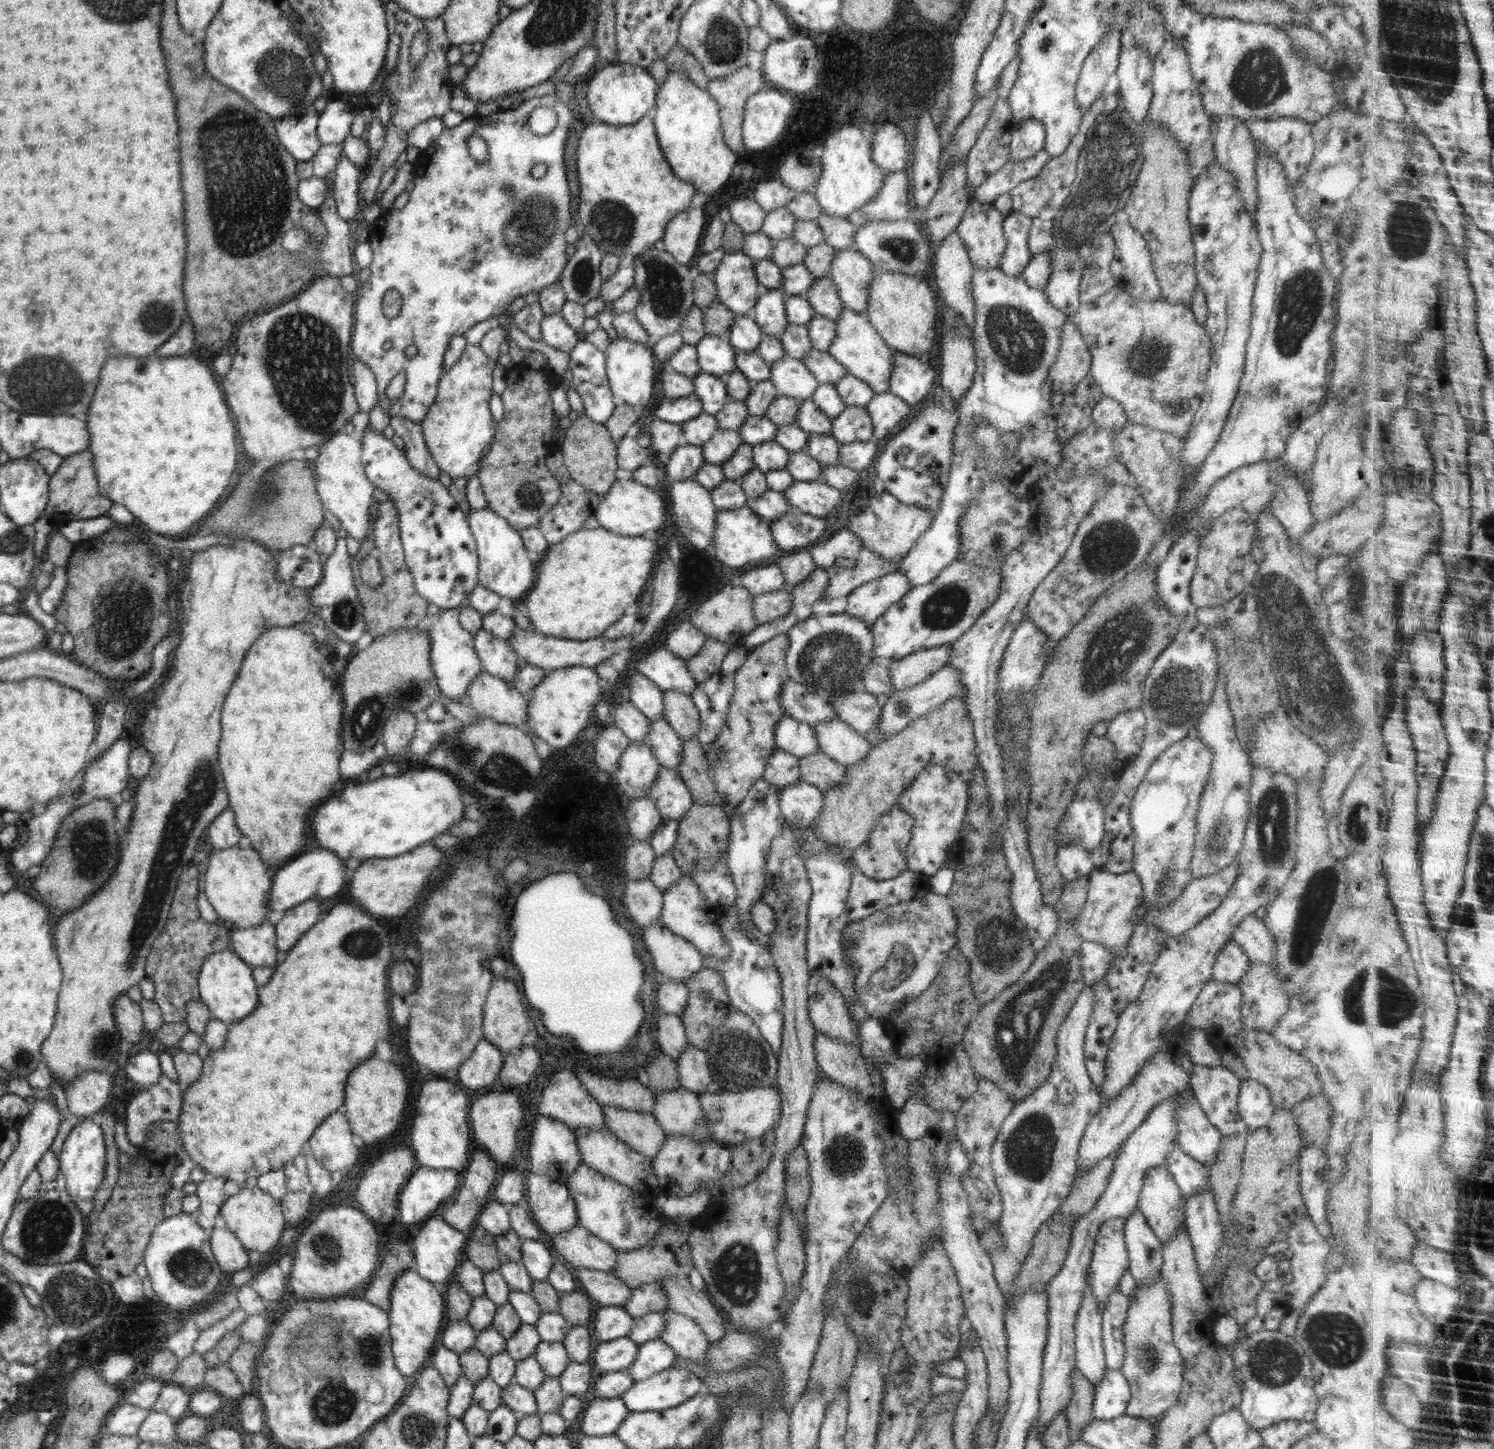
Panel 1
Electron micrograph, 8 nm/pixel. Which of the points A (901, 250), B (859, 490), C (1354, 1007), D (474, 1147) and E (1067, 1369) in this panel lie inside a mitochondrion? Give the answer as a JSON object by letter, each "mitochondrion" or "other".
{"A":"mitochondrion","B":"other","C":"mitochondrion","D":"other","E":"other"}

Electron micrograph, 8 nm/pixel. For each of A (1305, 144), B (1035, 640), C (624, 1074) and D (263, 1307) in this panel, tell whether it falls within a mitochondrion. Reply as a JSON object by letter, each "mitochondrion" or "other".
{"A":"other","B":"other","C":"other","D":"other"}

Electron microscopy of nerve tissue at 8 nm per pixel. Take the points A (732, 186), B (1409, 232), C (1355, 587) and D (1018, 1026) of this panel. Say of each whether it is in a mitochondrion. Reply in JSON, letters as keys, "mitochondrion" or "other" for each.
{"A":"other","B":"mitochondrion","C":"mitochondrion","D":"mitochondrion"}

